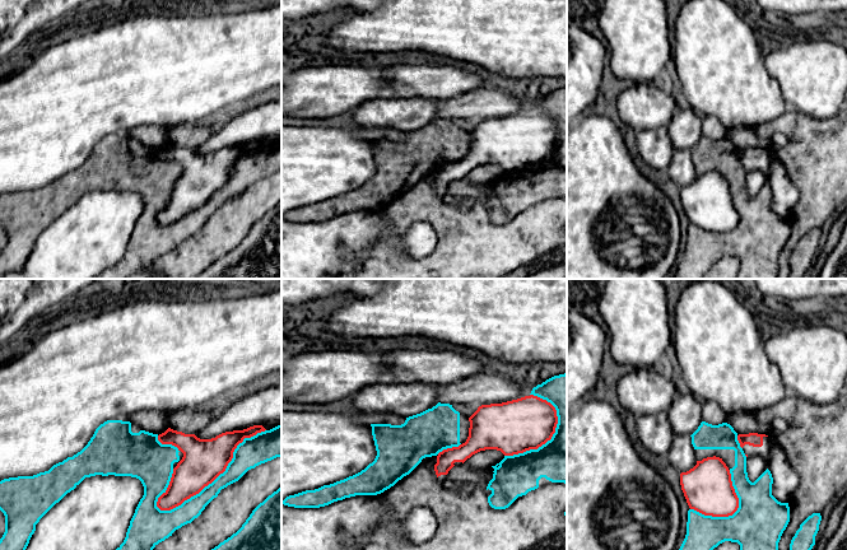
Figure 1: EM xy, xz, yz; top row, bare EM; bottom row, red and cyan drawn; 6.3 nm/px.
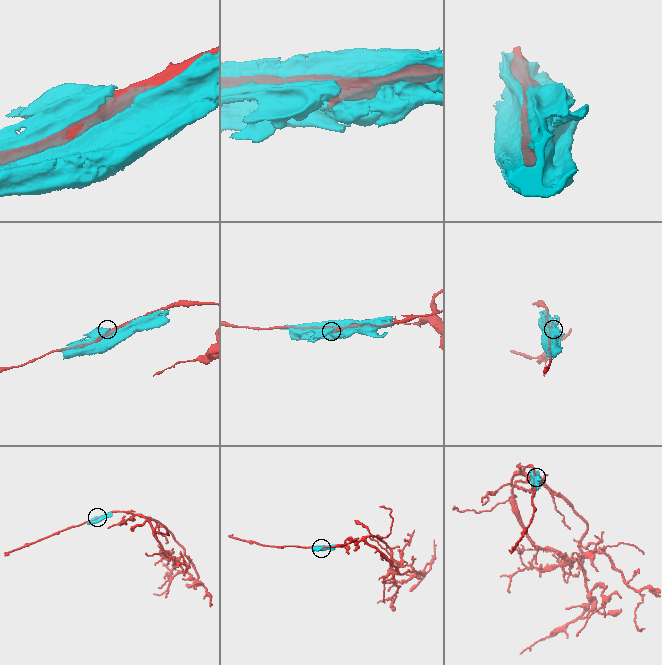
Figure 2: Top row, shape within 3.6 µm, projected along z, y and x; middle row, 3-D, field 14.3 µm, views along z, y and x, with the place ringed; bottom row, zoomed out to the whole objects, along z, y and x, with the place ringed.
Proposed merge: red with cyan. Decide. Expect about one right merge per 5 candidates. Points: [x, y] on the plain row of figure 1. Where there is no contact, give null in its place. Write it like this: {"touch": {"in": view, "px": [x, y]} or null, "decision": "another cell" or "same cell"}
{"touch": {"in": "xy", "px": [215, 192]}, "decision": "another cell"}

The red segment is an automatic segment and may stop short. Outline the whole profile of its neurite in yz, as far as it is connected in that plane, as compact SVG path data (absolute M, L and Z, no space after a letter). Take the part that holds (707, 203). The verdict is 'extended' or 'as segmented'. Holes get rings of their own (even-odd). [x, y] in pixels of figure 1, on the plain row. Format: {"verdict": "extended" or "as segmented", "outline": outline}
{"verdict": "as segmented", "outline": "M707 172L680 188L680 200L690 224L704 230L729 232L739 223L731 188L720 172Z"}

